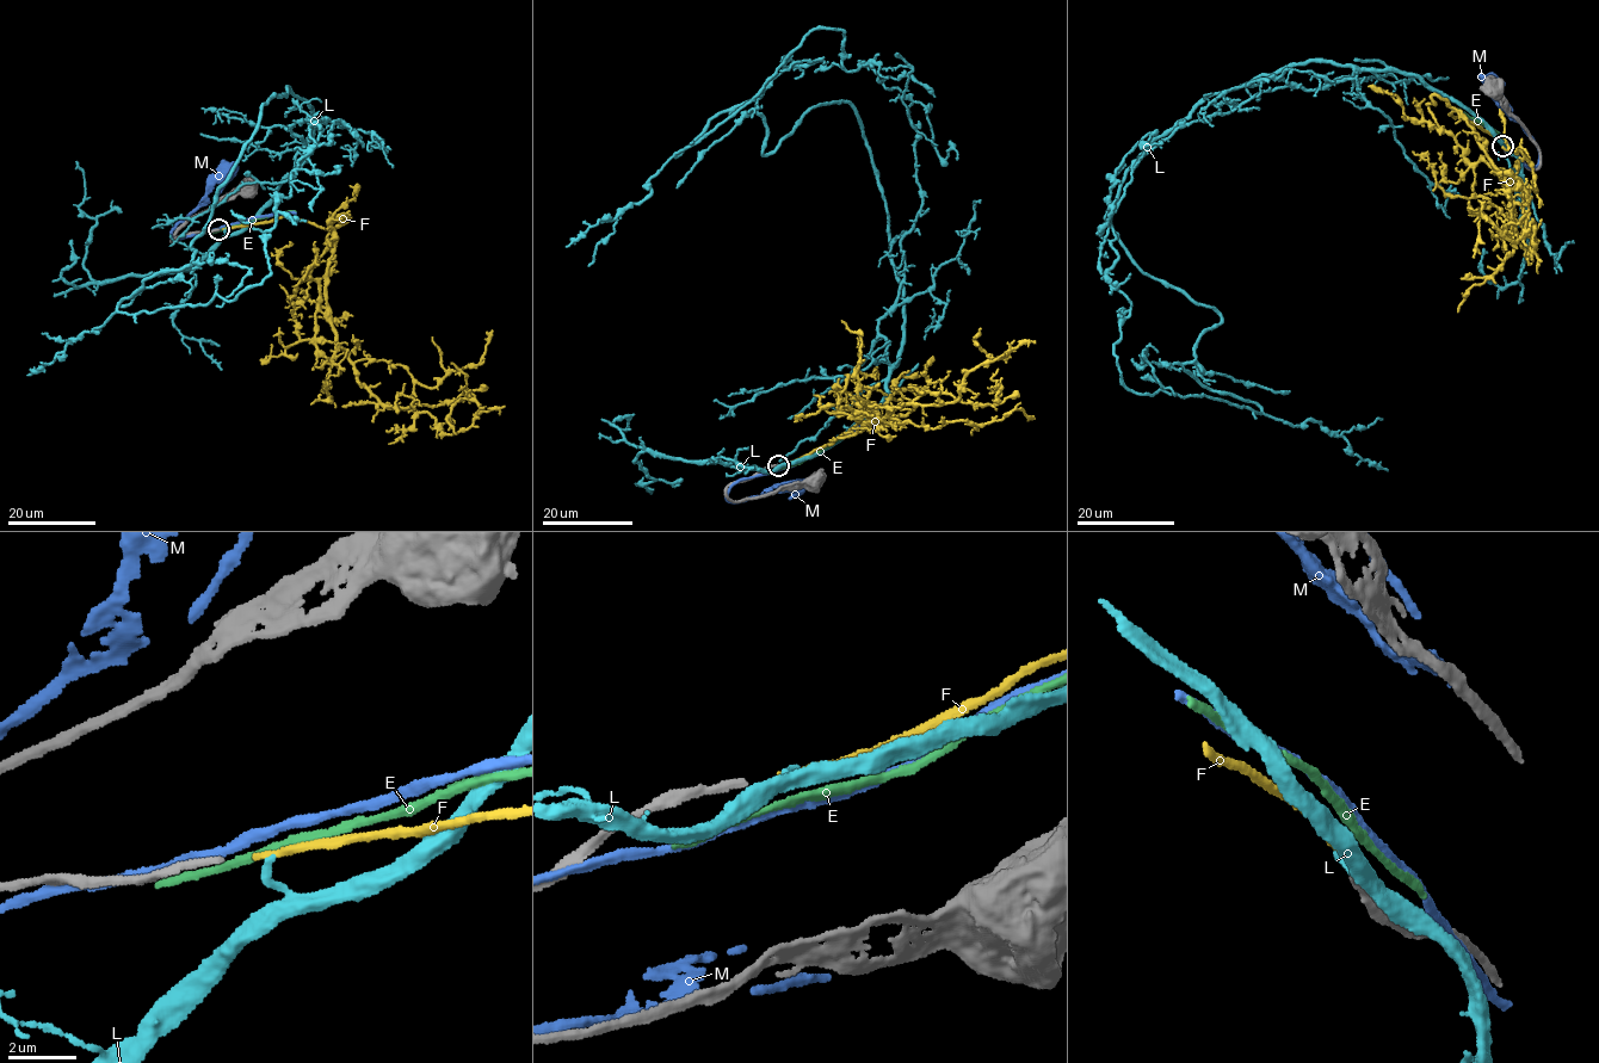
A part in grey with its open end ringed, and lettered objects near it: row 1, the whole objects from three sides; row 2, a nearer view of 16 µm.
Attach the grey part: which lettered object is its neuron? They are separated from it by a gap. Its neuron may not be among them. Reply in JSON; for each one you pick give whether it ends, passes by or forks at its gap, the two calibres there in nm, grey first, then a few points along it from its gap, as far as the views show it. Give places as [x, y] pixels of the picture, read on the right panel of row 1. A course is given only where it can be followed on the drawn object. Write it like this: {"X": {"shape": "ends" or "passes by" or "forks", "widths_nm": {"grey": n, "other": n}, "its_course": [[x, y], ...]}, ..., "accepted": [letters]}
{"F": {"shape": "ends", "widths_nm": {"grey": 200, "other": 170}, "its_course": [[1501, 144], [1449, 113], [1458, 112], [1477, 138], [1533, 234], [1532, 220], [1514, 241], [1482, 206], [1474, 257]]}, "accepted": ["F"]}

